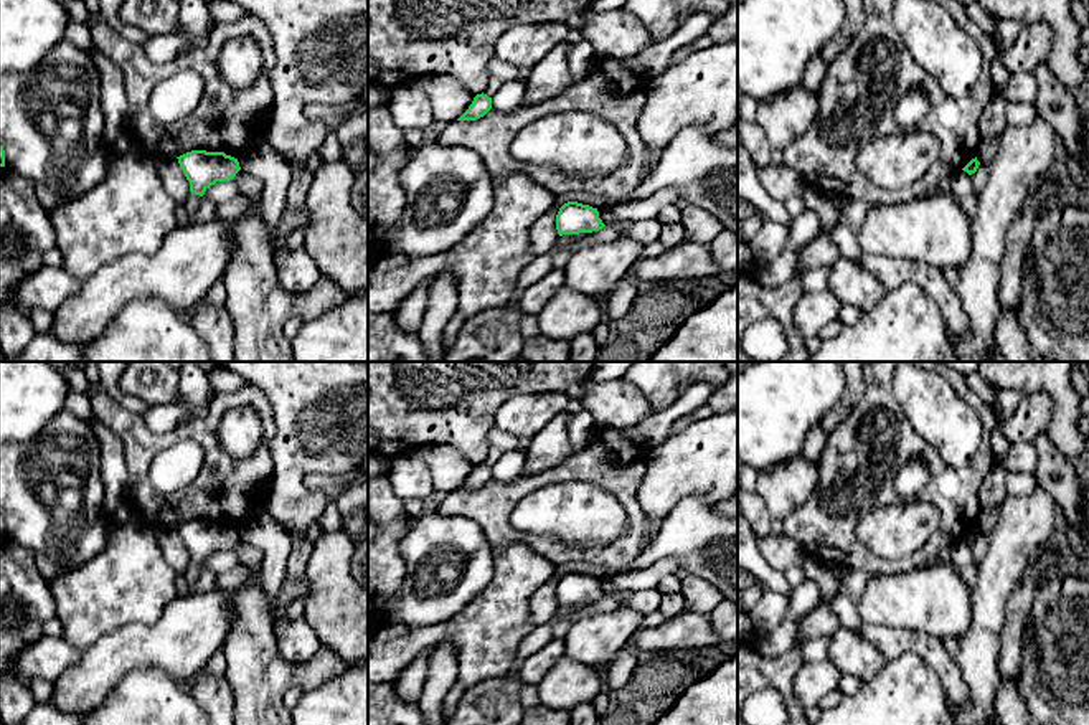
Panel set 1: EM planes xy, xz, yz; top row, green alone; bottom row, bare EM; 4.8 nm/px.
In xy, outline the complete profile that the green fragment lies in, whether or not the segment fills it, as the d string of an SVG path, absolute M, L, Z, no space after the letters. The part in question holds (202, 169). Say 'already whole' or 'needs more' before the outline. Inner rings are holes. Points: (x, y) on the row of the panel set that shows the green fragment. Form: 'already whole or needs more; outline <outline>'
already whole; outline M191 150L177 159L190 182L190 192L200 197L216 182L233 180L241 170L238 159L224 152Z

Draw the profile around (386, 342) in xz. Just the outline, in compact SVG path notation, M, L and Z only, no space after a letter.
M368 310L368 362L431 362L419 334L406 334L393 312Z

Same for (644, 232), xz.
M657 218L632 221L620 236L629 238L642 246L658 241L662 223Z

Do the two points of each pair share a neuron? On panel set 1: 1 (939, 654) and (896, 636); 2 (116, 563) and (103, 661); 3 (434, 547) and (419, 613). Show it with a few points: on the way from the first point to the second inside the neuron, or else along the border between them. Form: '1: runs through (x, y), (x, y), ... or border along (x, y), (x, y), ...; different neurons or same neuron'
1: runs through (929, 649), (916, 641), (906, 641); same neuron
2: border along (144, 625), (126, 623), (98, 638), (83, 651); different neurons
3: runs through (434, 563), (434, 588), (426, 597); same neuron

